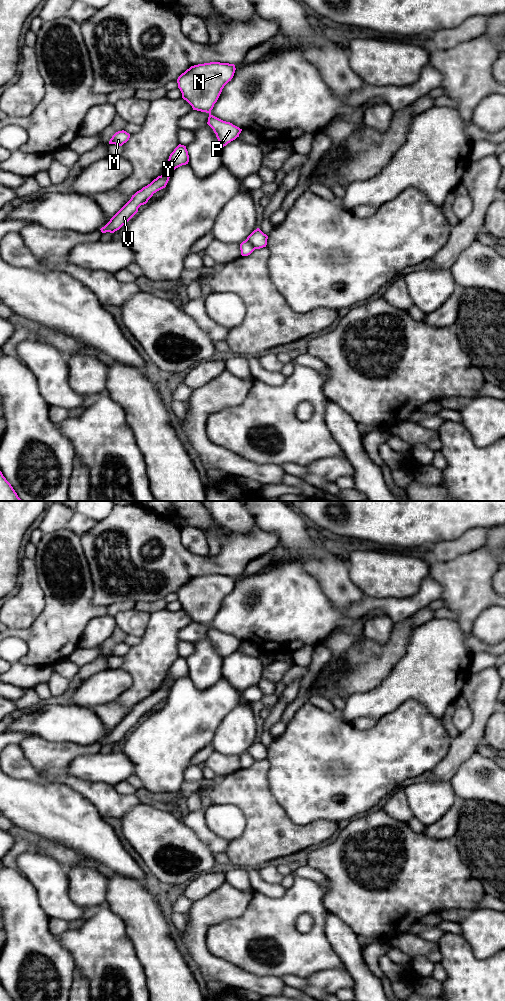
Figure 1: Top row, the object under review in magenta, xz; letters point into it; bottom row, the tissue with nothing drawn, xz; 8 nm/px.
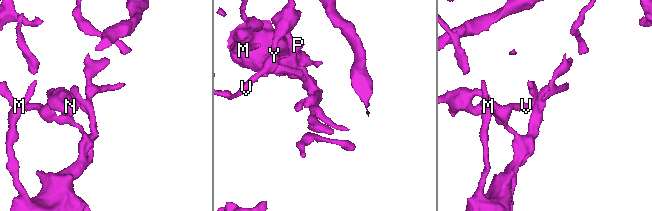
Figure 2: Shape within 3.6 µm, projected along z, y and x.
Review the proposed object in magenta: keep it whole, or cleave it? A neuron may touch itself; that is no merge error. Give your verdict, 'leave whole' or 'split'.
split

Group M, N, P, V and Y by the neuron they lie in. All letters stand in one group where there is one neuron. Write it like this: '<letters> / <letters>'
M / N P V Y

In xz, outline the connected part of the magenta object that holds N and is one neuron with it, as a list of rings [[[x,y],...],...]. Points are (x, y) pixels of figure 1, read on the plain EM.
[[[210,574],[191,578],[178,591],[182,610],[193,622],[209,626],[207,636],[213,641],[219,656],[224,659],[239,649],[242,641],[211,626],[224,598],[231,593],[235,577]]]

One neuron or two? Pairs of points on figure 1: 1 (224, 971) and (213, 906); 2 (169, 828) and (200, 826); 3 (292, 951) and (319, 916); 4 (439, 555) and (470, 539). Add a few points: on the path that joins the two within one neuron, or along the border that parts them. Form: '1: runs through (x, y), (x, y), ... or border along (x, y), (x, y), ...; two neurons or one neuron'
1: runs through (207, 958), (199, 950), (199, 923); one neuron
2: border along (182, 821), (205, 843); two neurons
3: runs through (301, 945), (318, 928), (318, 925); one neuron
4: runs through (447, 550), (462, 545); one neuron

